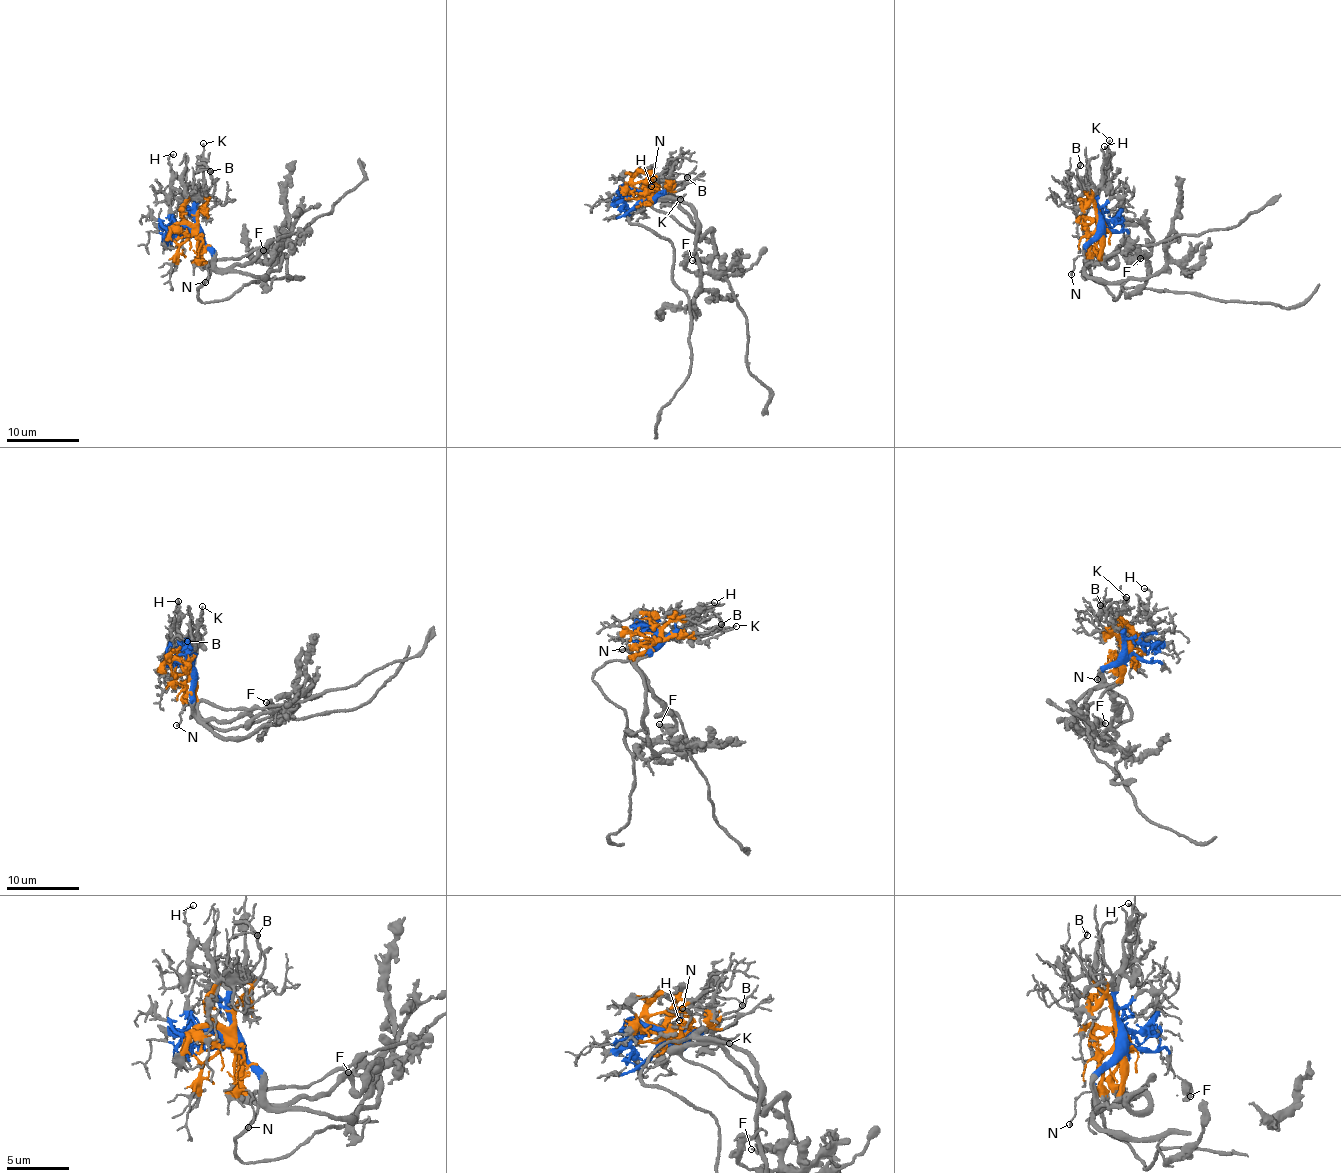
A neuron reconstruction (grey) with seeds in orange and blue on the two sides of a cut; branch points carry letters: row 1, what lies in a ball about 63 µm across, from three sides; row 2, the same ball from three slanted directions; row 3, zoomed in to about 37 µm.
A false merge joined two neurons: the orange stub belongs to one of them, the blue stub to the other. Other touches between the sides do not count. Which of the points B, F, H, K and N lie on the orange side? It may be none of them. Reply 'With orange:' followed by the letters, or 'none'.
With orange: B, F, N

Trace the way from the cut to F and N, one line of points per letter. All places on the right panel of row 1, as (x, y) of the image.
F: (1098, 222), (1099, 257), (1107, 259), (1111, 253), (1115, 262), (1108, 266), (1105, 261), (1117, 252), (1141, 258)
N: (1098, 222), (1097, 230), (1089, 238), (1089, 250), (1078, 257), (1071, 274)

